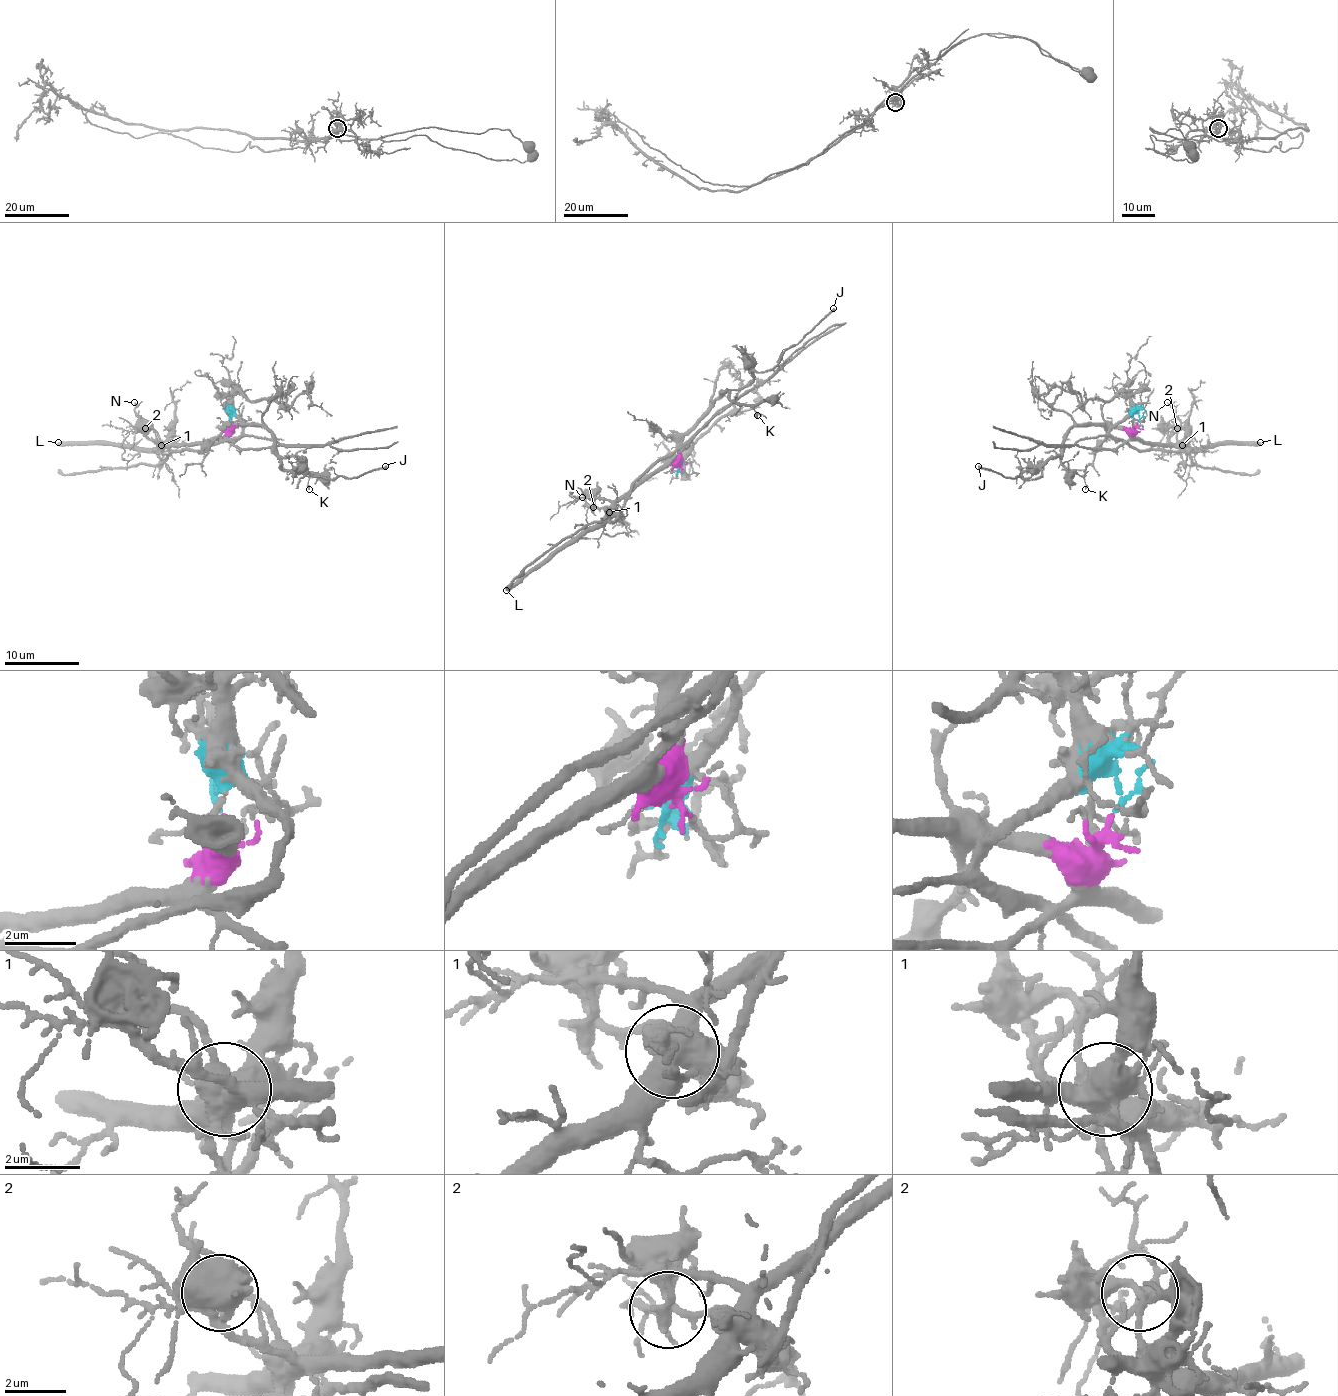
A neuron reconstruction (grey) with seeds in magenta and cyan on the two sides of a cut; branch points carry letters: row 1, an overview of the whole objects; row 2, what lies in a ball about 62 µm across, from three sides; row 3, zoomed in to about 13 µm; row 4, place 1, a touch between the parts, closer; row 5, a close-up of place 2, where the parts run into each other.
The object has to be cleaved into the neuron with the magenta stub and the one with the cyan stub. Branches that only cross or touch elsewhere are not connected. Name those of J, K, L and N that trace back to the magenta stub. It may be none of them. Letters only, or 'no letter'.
J, K, L, N

